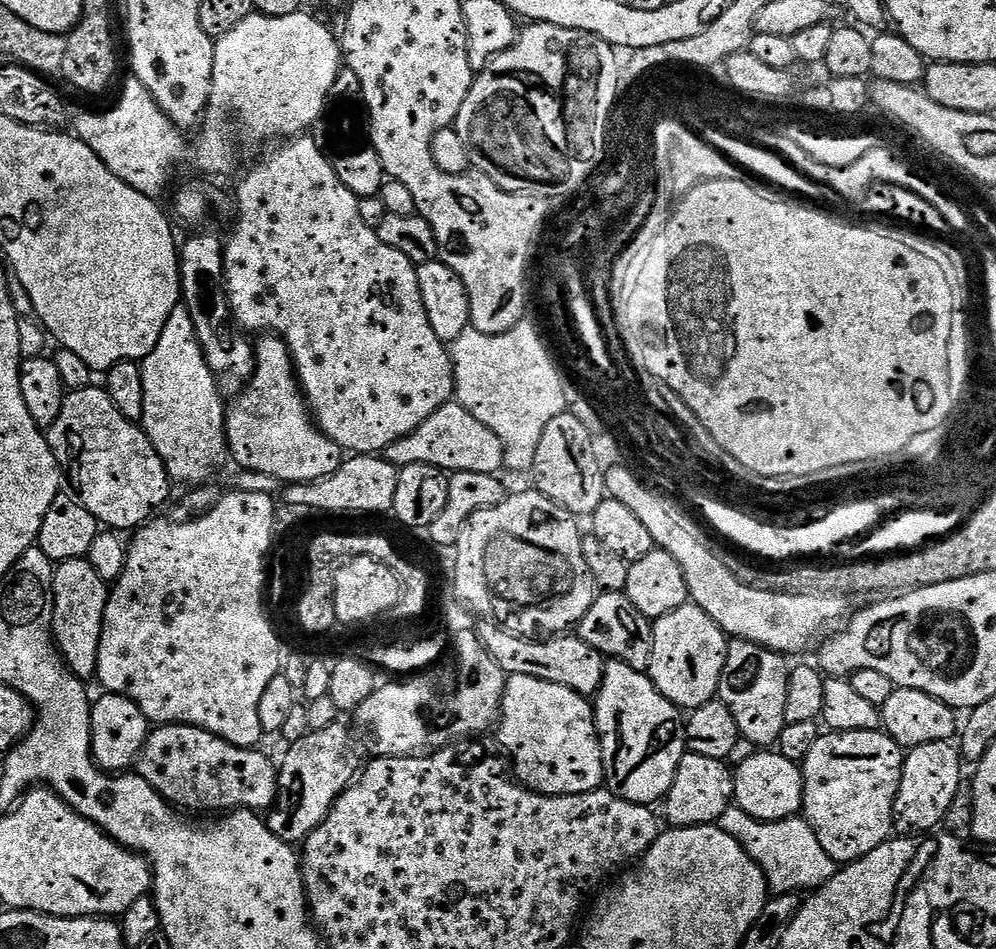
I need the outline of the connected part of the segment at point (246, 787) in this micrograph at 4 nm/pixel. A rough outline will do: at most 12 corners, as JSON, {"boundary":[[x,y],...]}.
{"boundary":[[192,724],[149,731],[138,775],[192,814],[260,814],[278,769]]}

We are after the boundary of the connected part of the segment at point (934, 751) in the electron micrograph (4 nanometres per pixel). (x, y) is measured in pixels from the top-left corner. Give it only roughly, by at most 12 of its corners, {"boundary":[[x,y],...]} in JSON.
{"boundary":[[959,747],[907,749],[892,811],[897,833],[947,821],[962,786]]}

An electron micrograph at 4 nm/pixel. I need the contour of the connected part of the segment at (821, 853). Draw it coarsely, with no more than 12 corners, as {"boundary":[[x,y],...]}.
{"boundary":[[730,806],[718,826],[773,893],[807,893],[838,871],[803,818]]}

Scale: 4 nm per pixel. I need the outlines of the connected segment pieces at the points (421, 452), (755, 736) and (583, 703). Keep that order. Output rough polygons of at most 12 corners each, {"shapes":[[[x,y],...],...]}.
{"shapes":[[[458,402],[382,456],[449,474],[506,468],[502,438]],[[728,645],[718,698],[741,737],[775,745],[784,729],[785,653]],[[508,676],[500,744],[547,796],[605,783],[594,708]]]}

